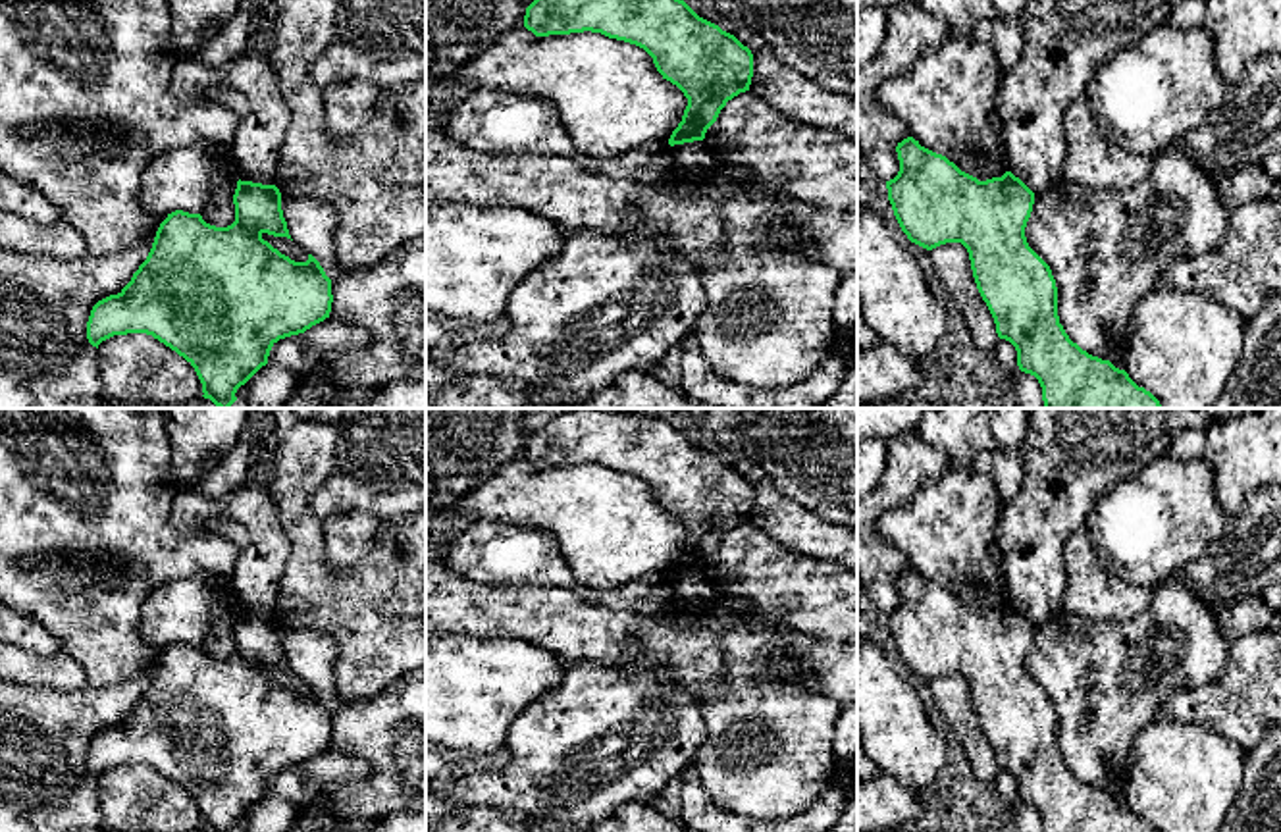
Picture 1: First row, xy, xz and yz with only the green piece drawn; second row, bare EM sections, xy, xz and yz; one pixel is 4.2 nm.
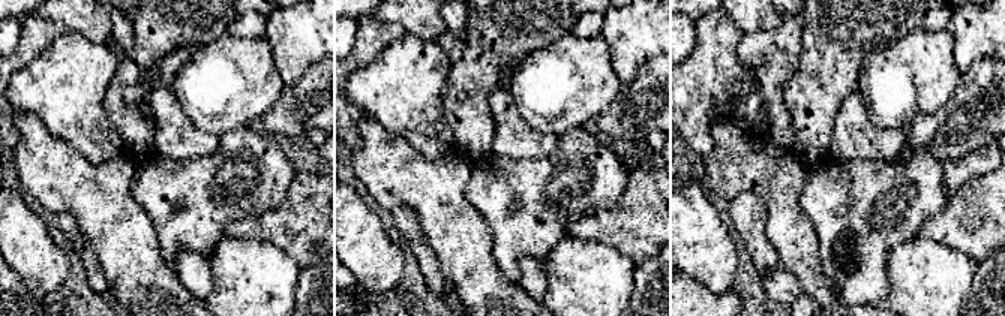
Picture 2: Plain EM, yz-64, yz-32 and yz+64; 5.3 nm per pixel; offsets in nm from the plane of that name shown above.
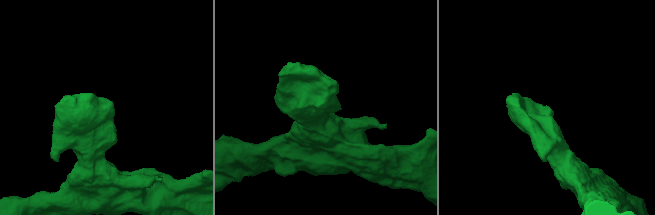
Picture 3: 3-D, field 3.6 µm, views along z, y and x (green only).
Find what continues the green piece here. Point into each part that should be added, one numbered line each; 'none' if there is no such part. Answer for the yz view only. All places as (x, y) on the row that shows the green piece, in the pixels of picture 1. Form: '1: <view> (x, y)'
none

